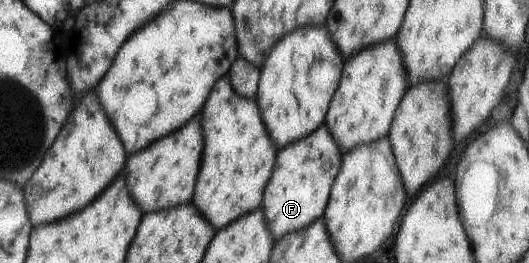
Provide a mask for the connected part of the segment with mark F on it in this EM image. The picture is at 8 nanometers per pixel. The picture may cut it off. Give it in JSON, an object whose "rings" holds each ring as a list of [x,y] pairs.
{"rings":[[[324,123],[318,126],[318,130],[311,132],[310,136],[304,136],[294,144],[286,144],[286,148],[278,152],[274,176],[266,186],[262,202],[268,226],[276,236],[274,242],[278,242],[282,236],[288,236],[290,232],[298,232],[314,224],[314,220],[323,216],[341,160],[338,142],[330,136]]]}

